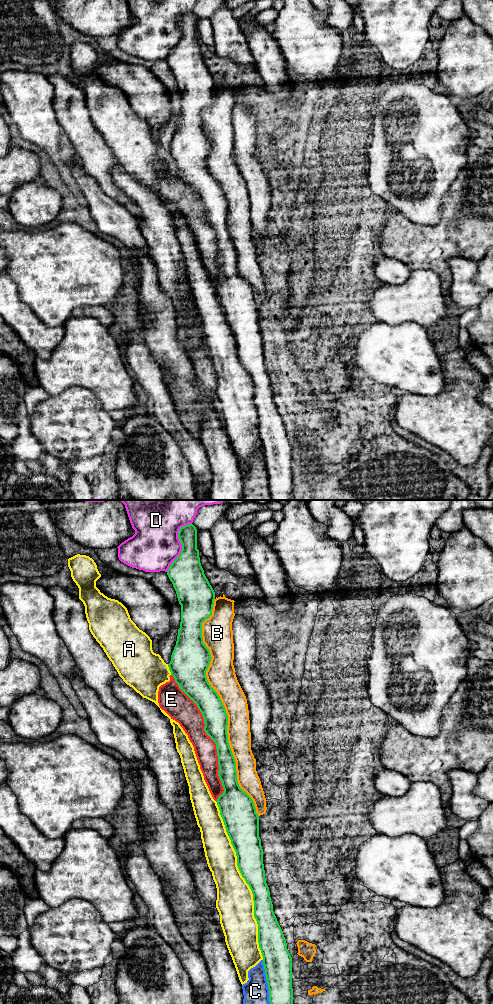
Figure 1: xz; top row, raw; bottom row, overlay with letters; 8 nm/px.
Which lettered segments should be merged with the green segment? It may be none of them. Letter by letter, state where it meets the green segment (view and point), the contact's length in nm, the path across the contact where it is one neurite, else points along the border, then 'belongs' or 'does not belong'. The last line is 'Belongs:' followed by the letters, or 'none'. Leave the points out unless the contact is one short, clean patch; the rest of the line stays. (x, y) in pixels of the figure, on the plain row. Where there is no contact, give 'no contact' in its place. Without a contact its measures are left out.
A: contact xz (245, 368); length 1350 nm; does not belong
B: contact xz (224, 196); length 1800 nm; does not belong
C: contact xz (268, 474); length 420 nm; does not belong
D: contact xz (181, 31); length 440 nm; does not belong
E: contact xz (210, 225); length 1100 nm; does not belong
Belongs: none

